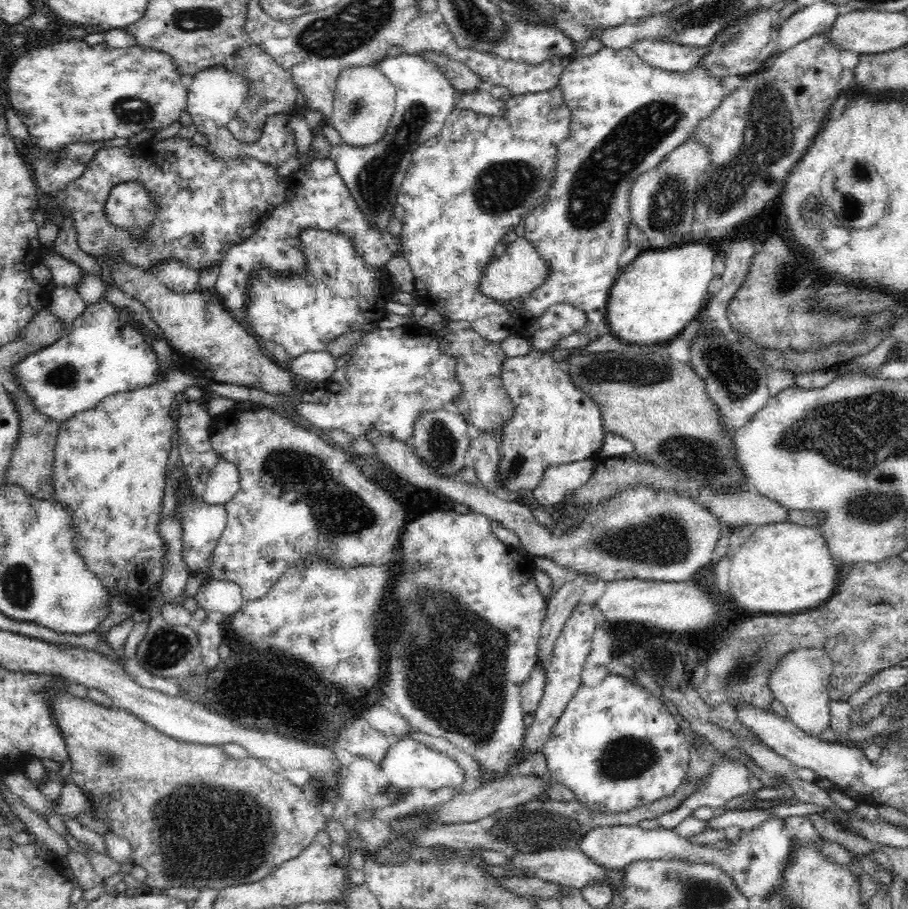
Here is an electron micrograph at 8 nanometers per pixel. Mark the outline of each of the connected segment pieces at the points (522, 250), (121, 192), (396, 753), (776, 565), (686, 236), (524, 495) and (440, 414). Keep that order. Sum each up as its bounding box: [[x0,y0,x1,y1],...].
[[479,237,548,302],[103,180,156,238],[380,739,464,792],[729,522,845,614],[629,136,712,248],[496,350,606,502],[410,409,470,478]]

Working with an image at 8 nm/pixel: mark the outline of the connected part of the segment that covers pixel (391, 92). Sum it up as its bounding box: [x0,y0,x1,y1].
[326,66,395,147]

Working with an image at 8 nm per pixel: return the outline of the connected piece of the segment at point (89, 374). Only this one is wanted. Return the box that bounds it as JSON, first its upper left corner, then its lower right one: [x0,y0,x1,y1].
[11,300,164,423]

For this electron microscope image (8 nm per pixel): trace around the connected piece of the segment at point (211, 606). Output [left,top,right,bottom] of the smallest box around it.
[195,578,242,616]

